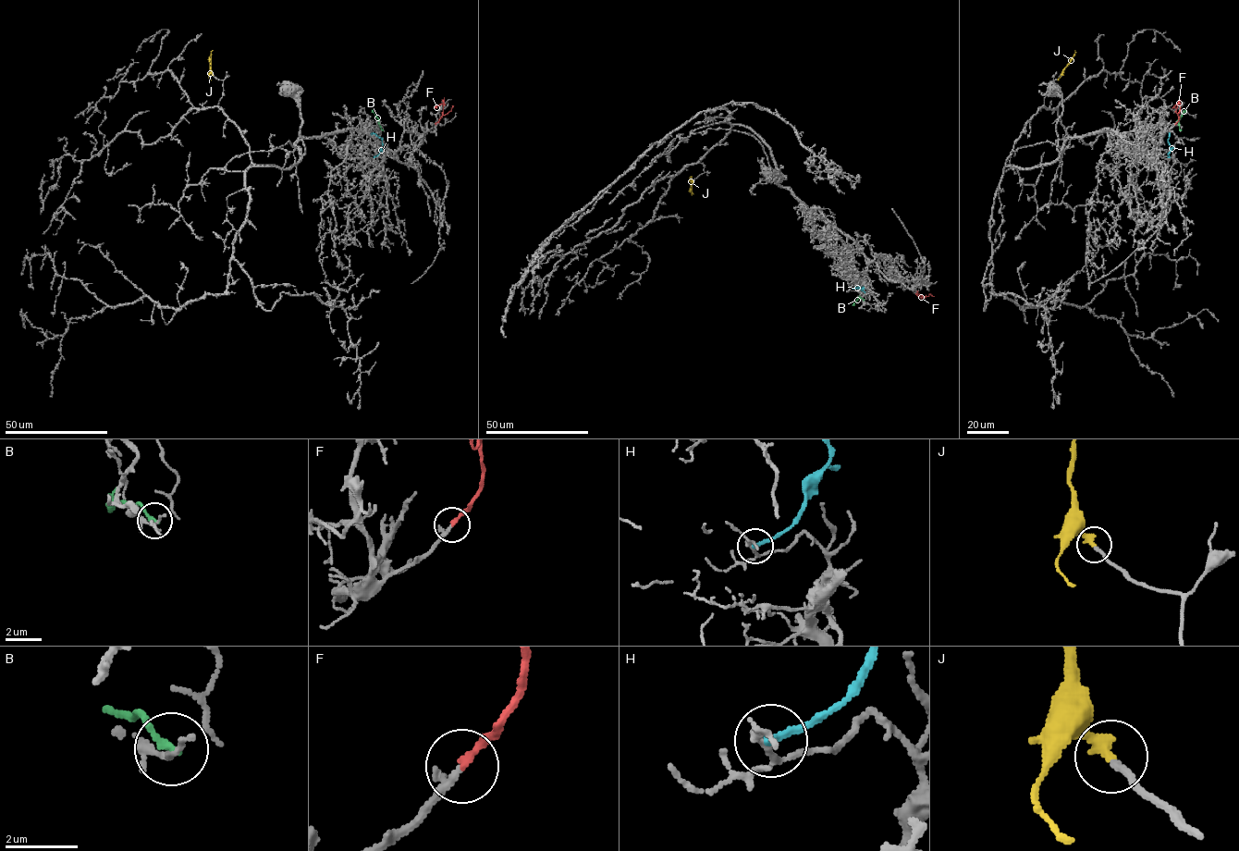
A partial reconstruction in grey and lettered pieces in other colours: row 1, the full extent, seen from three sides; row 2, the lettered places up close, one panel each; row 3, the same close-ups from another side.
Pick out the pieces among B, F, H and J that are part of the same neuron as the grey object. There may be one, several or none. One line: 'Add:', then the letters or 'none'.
Add: F, J

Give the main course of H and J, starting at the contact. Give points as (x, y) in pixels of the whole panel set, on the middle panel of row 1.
H: (855, 287), (864, 289), (852, 288)
J: (693, 180), (691, 184), (693, 194)

